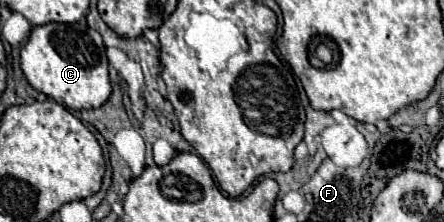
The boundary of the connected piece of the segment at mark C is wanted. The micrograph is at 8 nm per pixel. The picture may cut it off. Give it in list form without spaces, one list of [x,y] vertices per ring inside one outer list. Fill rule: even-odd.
[[[66,23],[34,27],[28,43],[20,51],[20,59],[28,83],[68,109],[96,109],[110,97],[112,87],[108,79],[108,59],[102,37],[92,29],[80,33]]]

